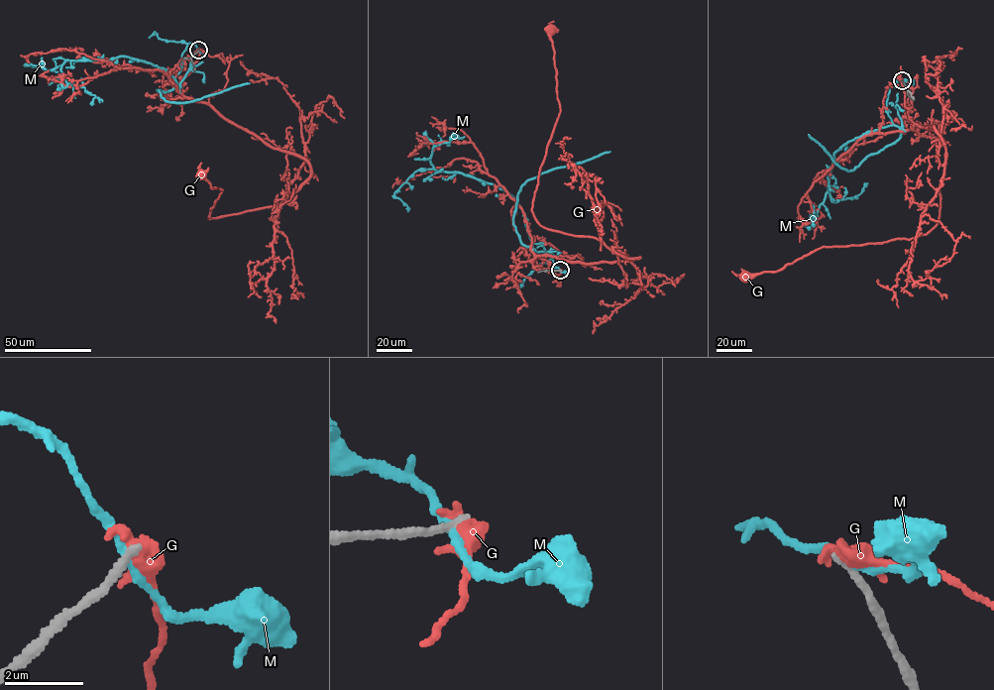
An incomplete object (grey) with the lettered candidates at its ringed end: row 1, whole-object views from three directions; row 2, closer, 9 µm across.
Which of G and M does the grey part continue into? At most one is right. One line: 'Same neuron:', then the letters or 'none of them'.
Same neuron: none of them

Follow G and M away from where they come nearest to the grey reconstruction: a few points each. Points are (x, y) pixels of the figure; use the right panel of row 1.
G: (902, 80), (911, 129), (934, 125), (945, 149), (937, 225), (745, 277)
M: (902, 80), (890, 85), (886, 112), (892, 125), (866, 131), (833, 155), (828, 191), (813, 216), (814, 226)

